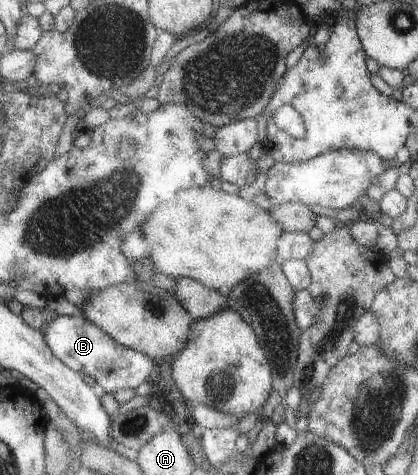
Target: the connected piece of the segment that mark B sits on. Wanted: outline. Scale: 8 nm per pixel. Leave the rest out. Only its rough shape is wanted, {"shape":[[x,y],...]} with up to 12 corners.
{"shape":[[84,317],[44,330],[61,362],[102,393],[136,389],[156,360]]}

